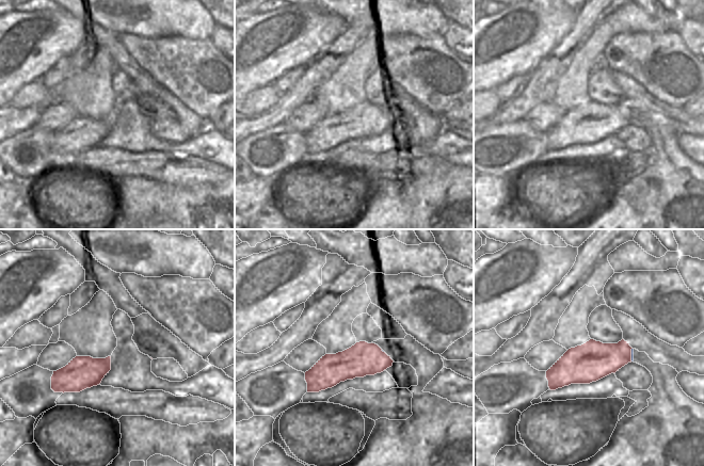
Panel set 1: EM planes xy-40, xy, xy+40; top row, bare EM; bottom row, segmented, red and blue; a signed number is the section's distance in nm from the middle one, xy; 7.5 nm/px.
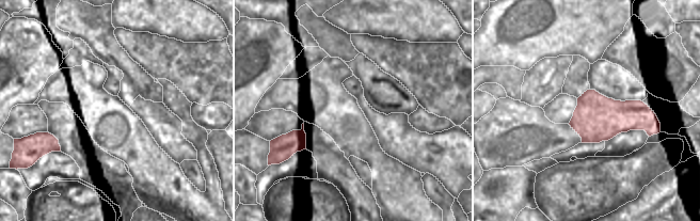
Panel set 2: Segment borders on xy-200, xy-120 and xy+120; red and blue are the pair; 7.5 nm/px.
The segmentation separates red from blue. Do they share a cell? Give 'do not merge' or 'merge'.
merge

